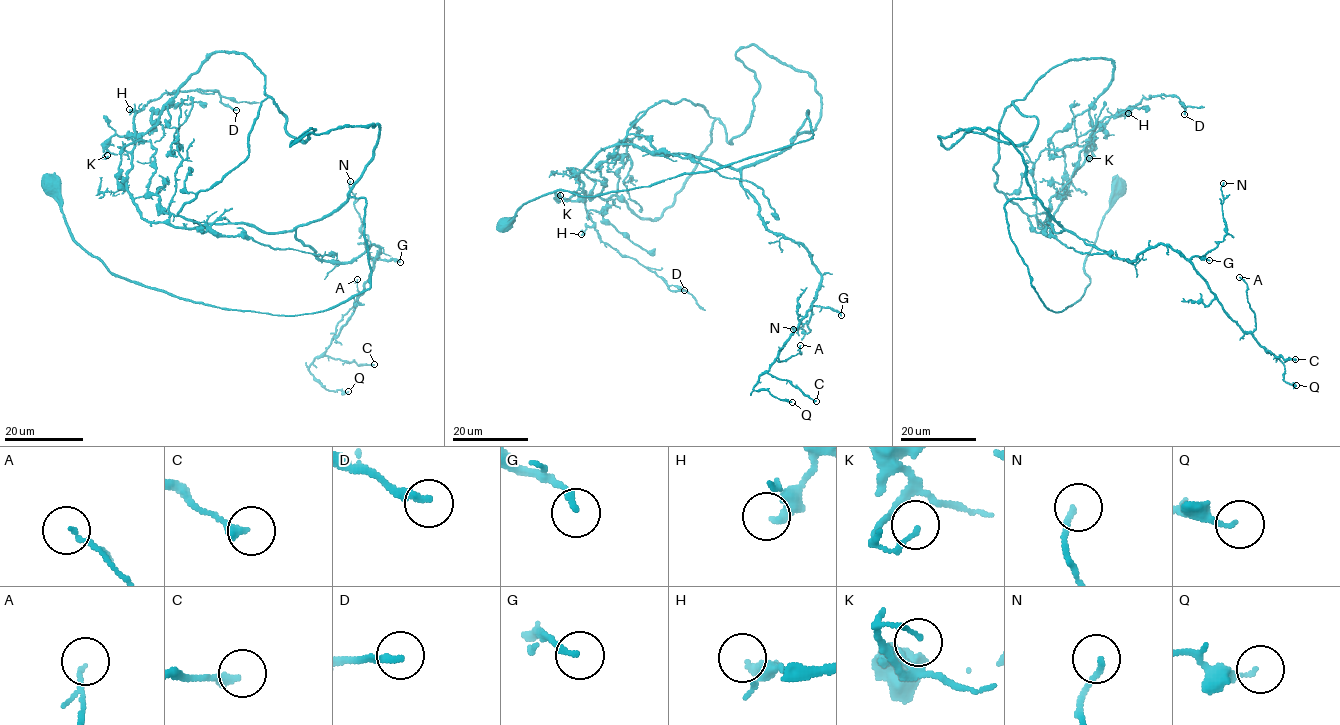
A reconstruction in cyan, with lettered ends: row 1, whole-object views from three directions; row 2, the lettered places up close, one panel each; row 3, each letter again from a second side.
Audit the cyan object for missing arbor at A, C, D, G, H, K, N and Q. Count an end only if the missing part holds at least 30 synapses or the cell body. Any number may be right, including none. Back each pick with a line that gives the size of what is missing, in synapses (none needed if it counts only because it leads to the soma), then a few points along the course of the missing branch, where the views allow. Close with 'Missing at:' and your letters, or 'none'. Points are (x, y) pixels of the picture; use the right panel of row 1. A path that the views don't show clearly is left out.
Missing at: none

